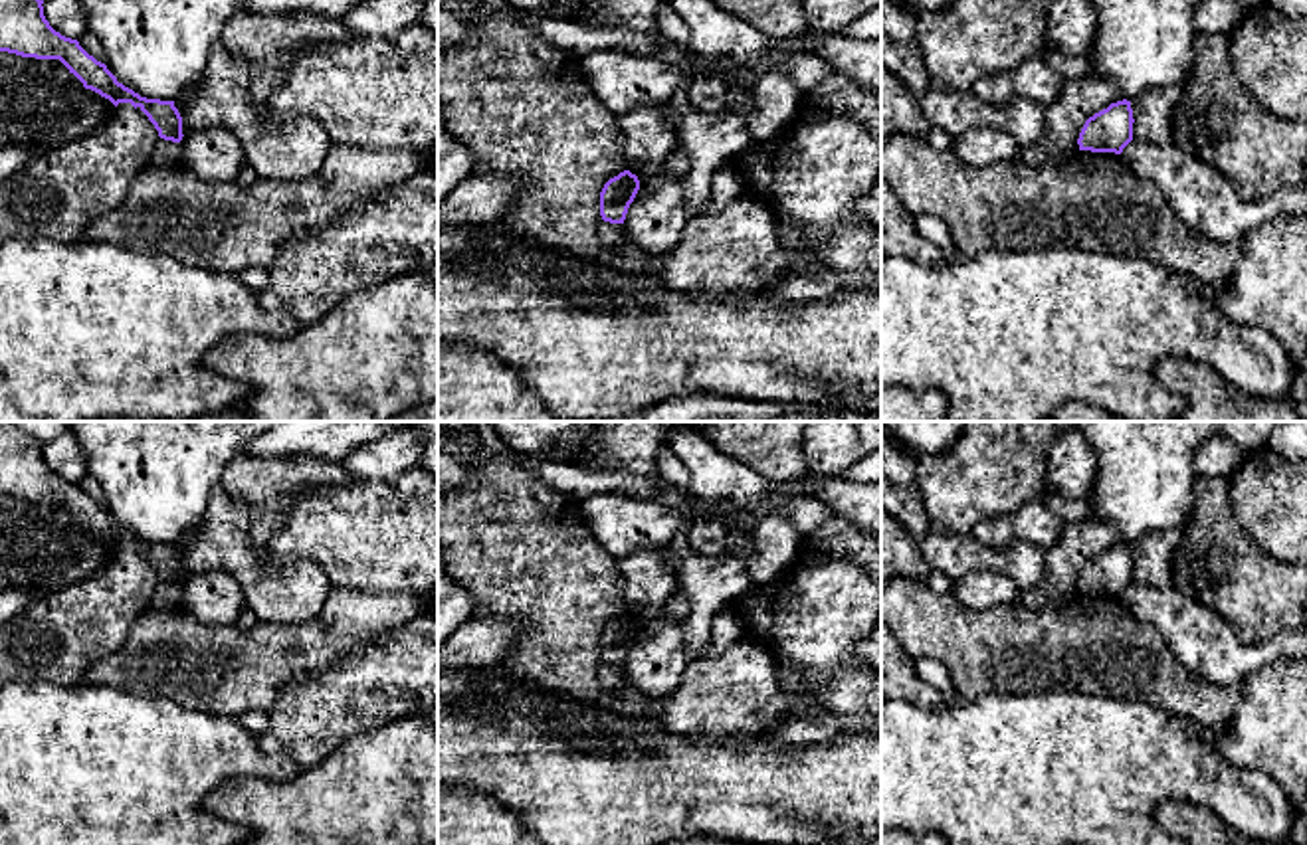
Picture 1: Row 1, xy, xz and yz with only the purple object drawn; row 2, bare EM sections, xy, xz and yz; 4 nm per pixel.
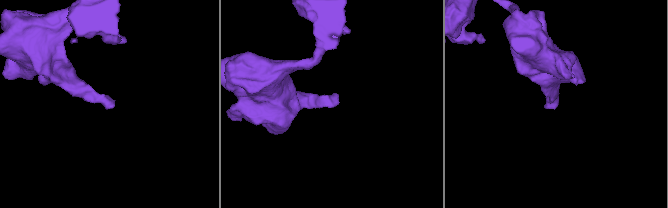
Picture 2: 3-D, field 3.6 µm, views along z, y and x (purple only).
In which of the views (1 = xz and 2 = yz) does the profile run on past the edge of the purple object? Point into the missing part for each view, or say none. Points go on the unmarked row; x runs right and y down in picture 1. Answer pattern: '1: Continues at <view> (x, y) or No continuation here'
1: No continuation here
2: No continuation here

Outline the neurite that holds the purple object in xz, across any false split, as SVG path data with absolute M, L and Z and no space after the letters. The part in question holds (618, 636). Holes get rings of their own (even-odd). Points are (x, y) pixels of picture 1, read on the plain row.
M630 613L610 621L600 635L600 659L610 667L624 667L630 647L640 633L640 623Z

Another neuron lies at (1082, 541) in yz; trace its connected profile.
M1107 518L1065 522L1059 540L1046 550L1042 582L1020 590L1018 602L1030 610L1044 610L1077 598L1085 564L1123 542L1121 532Z

